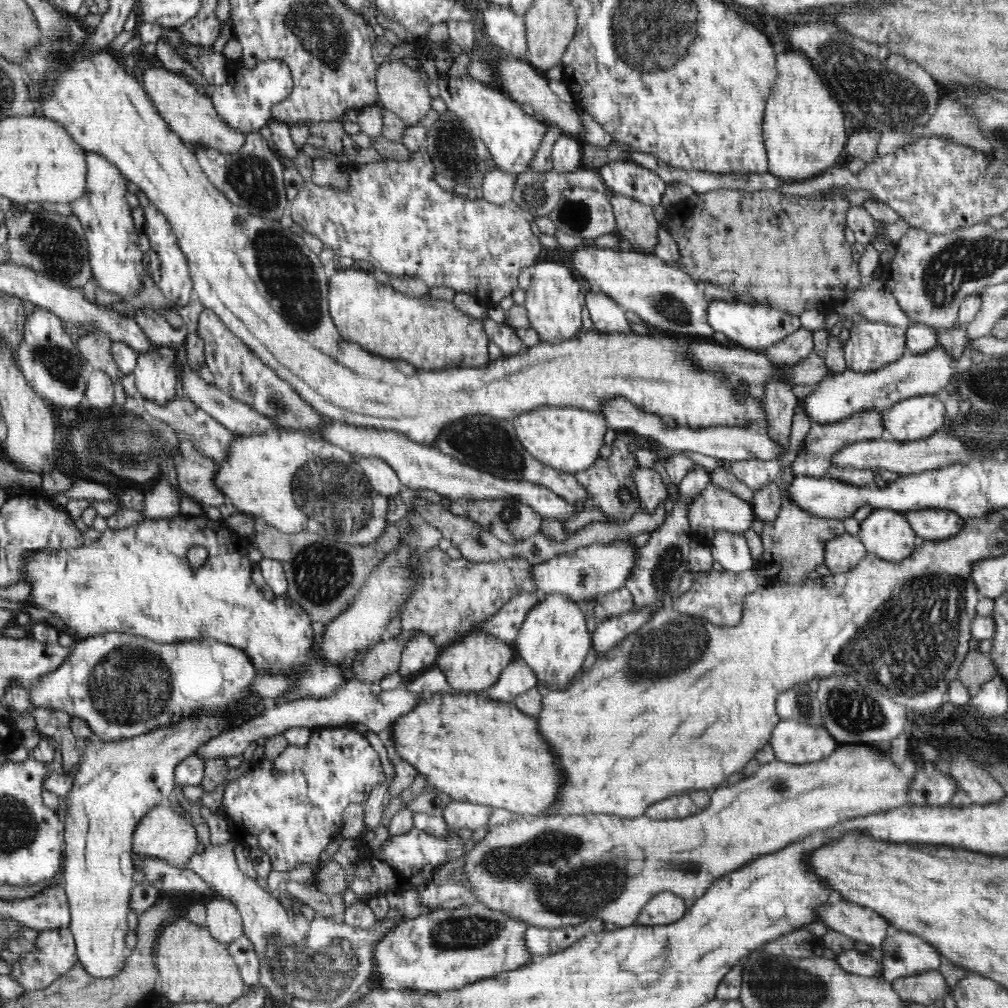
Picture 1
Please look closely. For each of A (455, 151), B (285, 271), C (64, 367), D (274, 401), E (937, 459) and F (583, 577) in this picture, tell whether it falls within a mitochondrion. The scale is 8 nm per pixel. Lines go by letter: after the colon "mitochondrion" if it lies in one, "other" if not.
A: mitochondrion
B: mitochondrion
C: mitochondrion
D: mitochondrion
E: other
F: mitochondrion

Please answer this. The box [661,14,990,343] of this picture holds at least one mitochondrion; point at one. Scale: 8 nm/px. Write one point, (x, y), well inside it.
(858, 75)

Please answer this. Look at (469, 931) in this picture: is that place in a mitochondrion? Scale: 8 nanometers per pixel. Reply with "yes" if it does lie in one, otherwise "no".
yes

